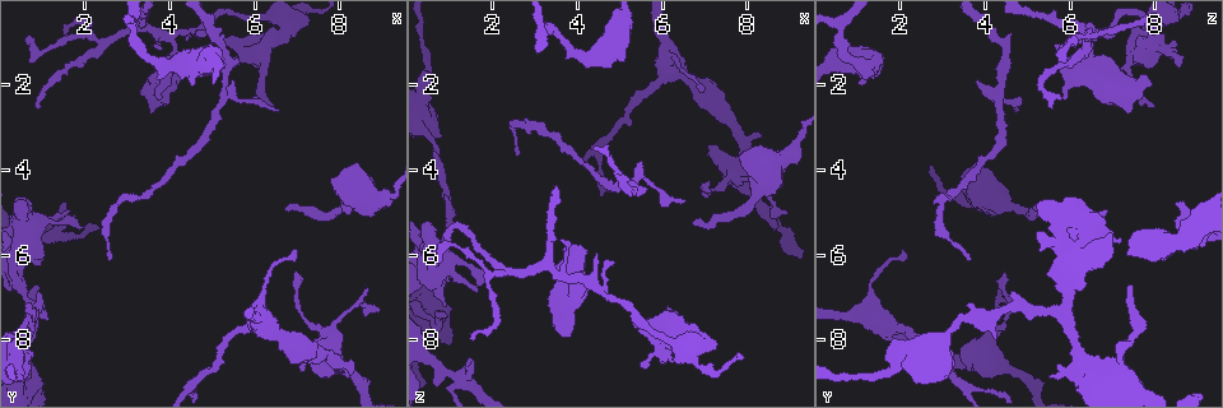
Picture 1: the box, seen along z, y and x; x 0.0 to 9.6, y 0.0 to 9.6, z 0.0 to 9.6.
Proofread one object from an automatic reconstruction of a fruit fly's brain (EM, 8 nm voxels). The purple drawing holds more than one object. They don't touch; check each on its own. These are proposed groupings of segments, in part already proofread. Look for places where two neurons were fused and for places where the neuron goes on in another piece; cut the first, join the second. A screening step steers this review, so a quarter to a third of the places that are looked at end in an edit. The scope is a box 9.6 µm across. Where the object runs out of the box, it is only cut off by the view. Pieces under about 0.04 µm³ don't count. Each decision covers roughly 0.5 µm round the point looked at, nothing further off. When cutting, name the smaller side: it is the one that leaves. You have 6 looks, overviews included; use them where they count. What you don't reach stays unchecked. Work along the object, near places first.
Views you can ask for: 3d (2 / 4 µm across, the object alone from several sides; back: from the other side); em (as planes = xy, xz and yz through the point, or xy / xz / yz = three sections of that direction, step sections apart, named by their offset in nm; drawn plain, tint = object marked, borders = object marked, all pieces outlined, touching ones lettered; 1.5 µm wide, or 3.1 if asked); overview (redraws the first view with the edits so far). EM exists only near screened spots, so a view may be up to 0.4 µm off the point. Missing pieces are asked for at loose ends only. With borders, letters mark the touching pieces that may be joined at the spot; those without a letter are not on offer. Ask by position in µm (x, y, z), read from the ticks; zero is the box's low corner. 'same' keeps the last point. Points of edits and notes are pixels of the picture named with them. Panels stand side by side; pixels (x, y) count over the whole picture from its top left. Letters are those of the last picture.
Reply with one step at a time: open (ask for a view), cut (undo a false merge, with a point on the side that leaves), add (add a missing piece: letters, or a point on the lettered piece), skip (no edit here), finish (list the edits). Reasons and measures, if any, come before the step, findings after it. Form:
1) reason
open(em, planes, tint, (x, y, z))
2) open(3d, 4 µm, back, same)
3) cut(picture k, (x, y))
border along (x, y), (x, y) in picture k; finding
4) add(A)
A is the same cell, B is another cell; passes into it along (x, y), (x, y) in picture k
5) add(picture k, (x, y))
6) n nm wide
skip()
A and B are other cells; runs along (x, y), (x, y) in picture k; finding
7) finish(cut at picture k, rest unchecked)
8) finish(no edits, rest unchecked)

end of a long branch
open(3d, 4 µm, (2.60, 6.10, 3.60))

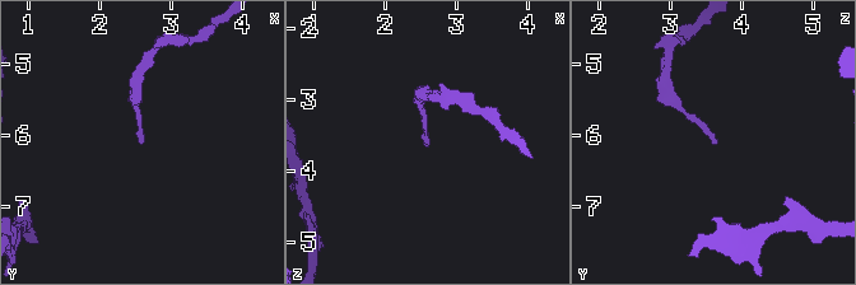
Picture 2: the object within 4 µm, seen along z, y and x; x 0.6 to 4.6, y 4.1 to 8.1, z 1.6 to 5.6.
now the EM
open(em, planes, borders, (2.60, 6.05, 3.60))

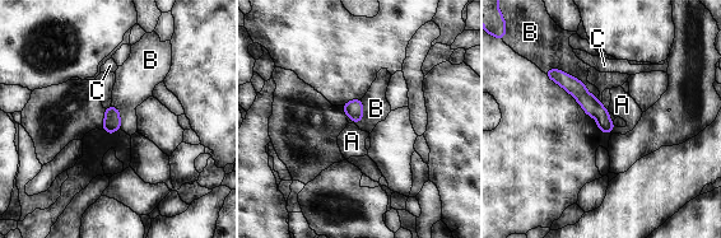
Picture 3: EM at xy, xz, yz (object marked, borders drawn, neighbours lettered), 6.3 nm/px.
skip()
A, B and C are other cells; border along (544, 71), (566, 71), (596, 98) in picture 3; none of them fits

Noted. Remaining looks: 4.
an open end
open(3d, 2 µm, (6.70, 4.95, 5.20))

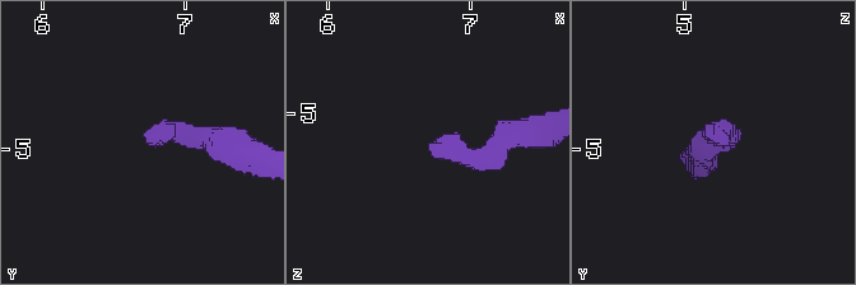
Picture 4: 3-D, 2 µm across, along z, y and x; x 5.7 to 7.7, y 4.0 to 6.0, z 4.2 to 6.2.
open(em, planes, tint, (6.76, 4.96, 5.20))

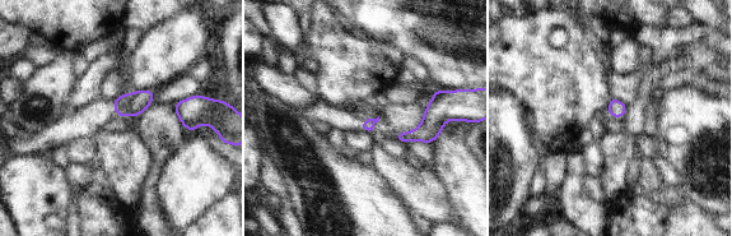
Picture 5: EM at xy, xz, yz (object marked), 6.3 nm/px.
open(em, planes, borders, same)

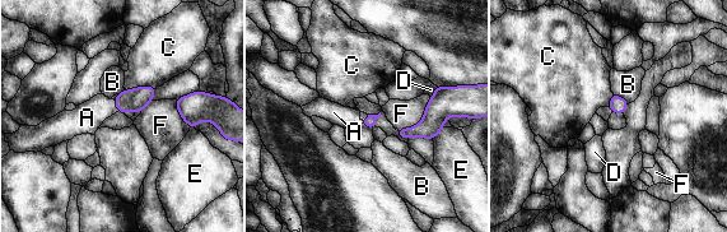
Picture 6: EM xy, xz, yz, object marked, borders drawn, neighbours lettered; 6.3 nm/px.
add(A)
A is the same cell, B, C, D, E and F are other cells; passes into it along (138, 98), (117, 106), (87, 117) in picture 6; the neuron continues

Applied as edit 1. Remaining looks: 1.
finish(add at picture 6, rest unchecked)

